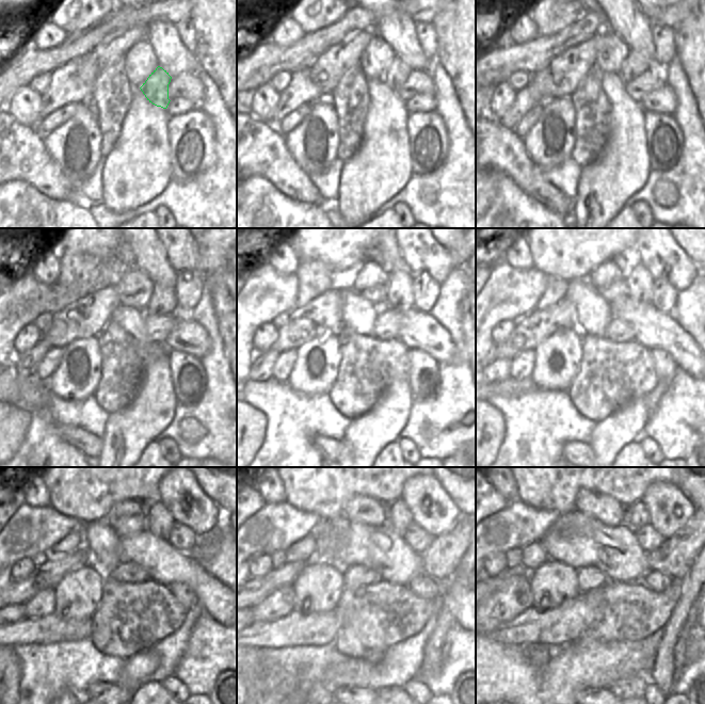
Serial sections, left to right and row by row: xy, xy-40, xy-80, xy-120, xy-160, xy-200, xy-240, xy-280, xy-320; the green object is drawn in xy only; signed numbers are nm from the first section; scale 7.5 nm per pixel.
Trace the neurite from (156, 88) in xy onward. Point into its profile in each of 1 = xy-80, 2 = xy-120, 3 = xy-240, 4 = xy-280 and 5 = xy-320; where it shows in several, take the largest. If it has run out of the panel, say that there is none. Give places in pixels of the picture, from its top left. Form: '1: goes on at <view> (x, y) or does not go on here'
1: goes on at xy-80 (636, 64)
2: goes on at xy-120 (162, 301)
3: goes on at xy-240 (160, 522)
4: goes on at xy-280 (400, 516)
5: goes on at xy-320 (639, 516)

